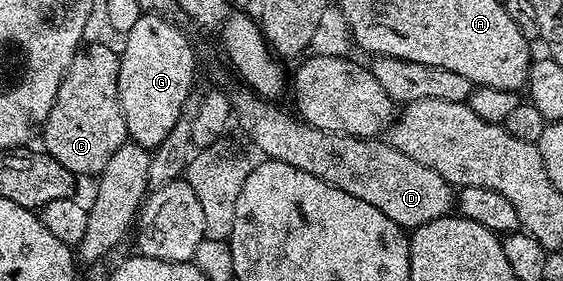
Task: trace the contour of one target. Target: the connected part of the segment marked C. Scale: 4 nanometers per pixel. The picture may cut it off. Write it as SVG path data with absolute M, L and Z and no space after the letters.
M95 43L92 47L84 46L63 74L61 85L57 89L57 97L53 101L53 109L49 109L49 117L41 128L42 146L65 169L69 169L76 177L91 175L98 177L109 165L109 157L121 149L121 145L128 142L127 126L119 100L119 57L120 52L103 43Z

